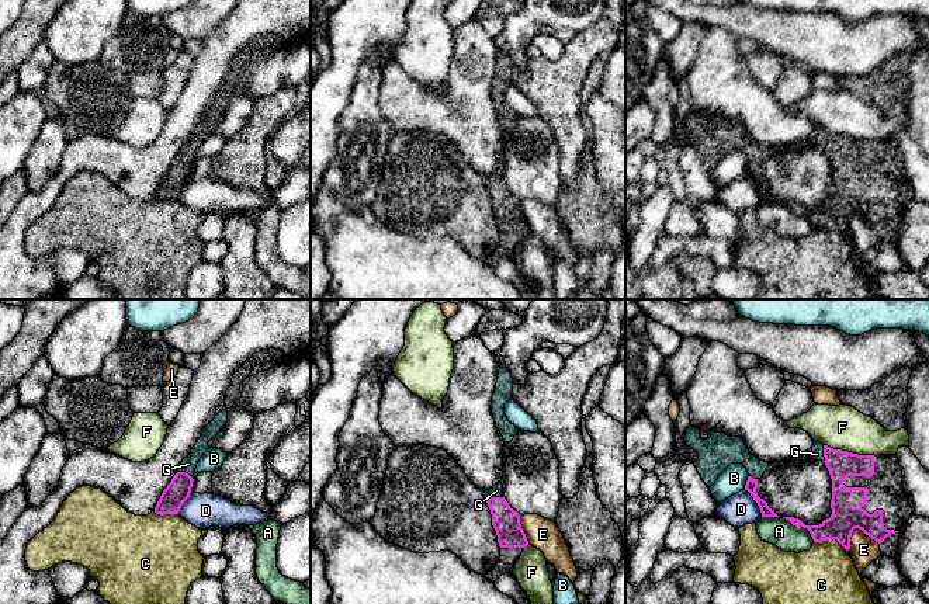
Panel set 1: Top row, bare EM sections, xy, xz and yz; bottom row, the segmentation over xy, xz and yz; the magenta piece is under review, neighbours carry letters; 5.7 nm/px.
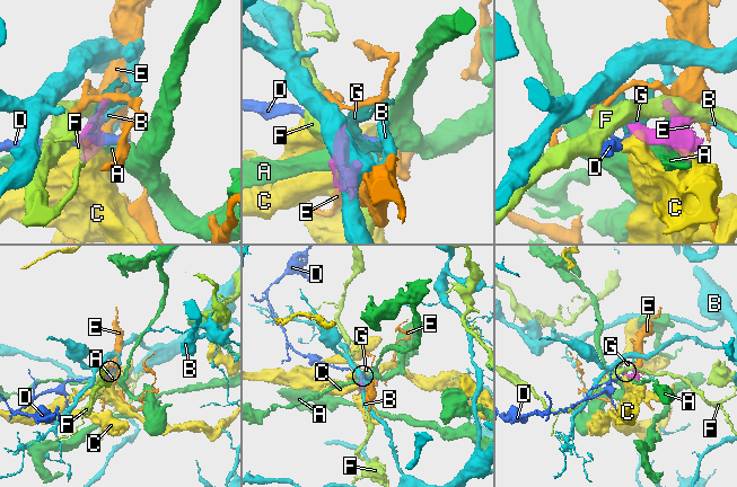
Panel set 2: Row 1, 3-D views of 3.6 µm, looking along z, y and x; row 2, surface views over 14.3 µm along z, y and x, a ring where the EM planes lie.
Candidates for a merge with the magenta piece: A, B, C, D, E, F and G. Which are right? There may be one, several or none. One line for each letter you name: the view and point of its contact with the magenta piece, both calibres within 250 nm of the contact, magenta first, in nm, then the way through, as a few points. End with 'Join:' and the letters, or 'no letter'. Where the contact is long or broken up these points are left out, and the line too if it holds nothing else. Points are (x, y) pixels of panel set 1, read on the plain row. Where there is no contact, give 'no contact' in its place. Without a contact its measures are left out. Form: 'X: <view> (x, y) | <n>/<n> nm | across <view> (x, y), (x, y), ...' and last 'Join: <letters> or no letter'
G: xy (184, 158) | 140/90 nm
Join: G

